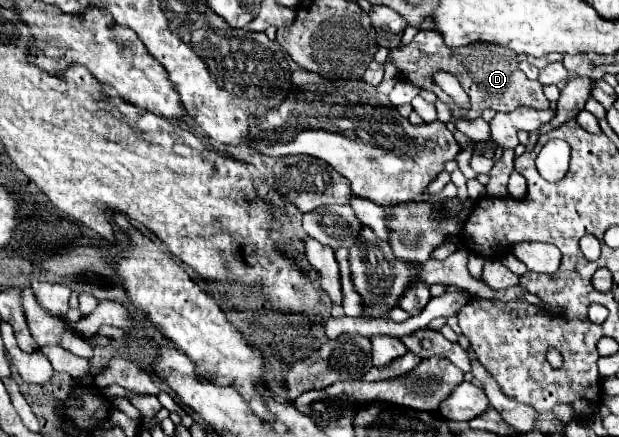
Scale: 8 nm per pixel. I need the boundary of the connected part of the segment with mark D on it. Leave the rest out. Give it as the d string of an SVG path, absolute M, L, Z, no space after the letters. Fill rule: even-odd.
M418 31L408 45L390 51L388 59L396 65L396 69L402 73L404 79L408 79L412 85L416 85L420 89L432 91L442 103L446 103L450 107L454 119L472 121L472 119L480 117L480 113L488 107L492 107L494 111L514 111L516 107L522 107L522 105L532 107L532 109L550 107L550 101L546 99L546 95L542 91L542 85L538 81L530 81L524 75L524 71L518 67L518 55L506 47L474 43L468 47L460 47L458 51L450 51L450 47L444 45L444 39L436 31ZM436 71L448 71L460 81L460 85L464 87L464 91L470 97L470 103L472 103L470 111L462 111L460 107L456 107L454 101L448 95L444 95L444 91L440 91L440 87L436 87L432 83L432 73L436 73Z

